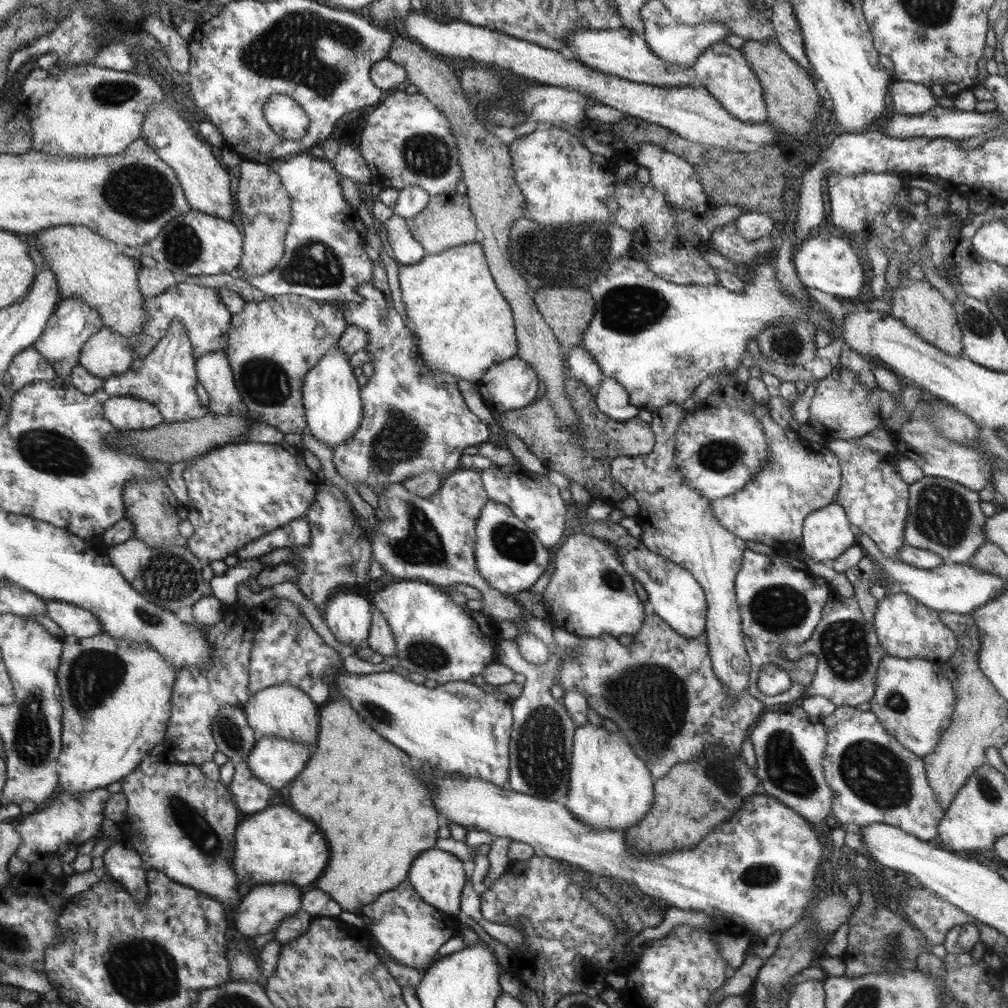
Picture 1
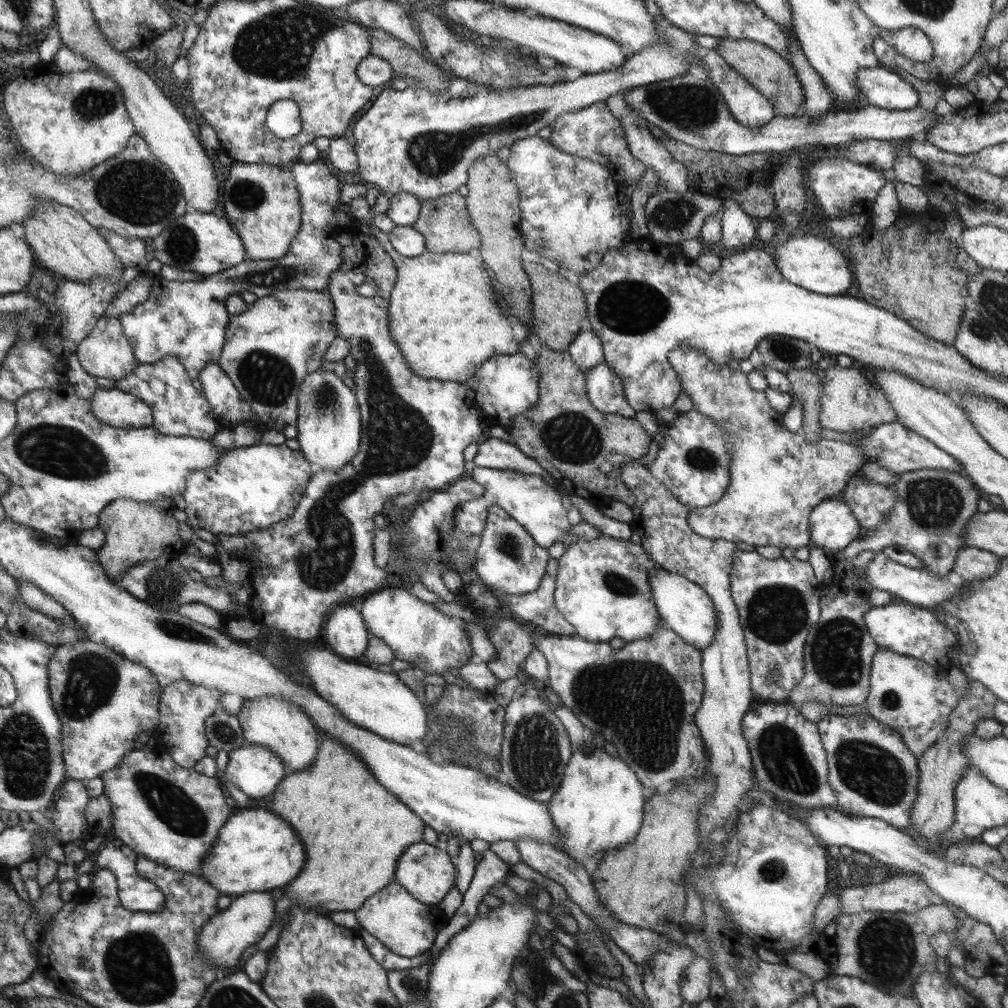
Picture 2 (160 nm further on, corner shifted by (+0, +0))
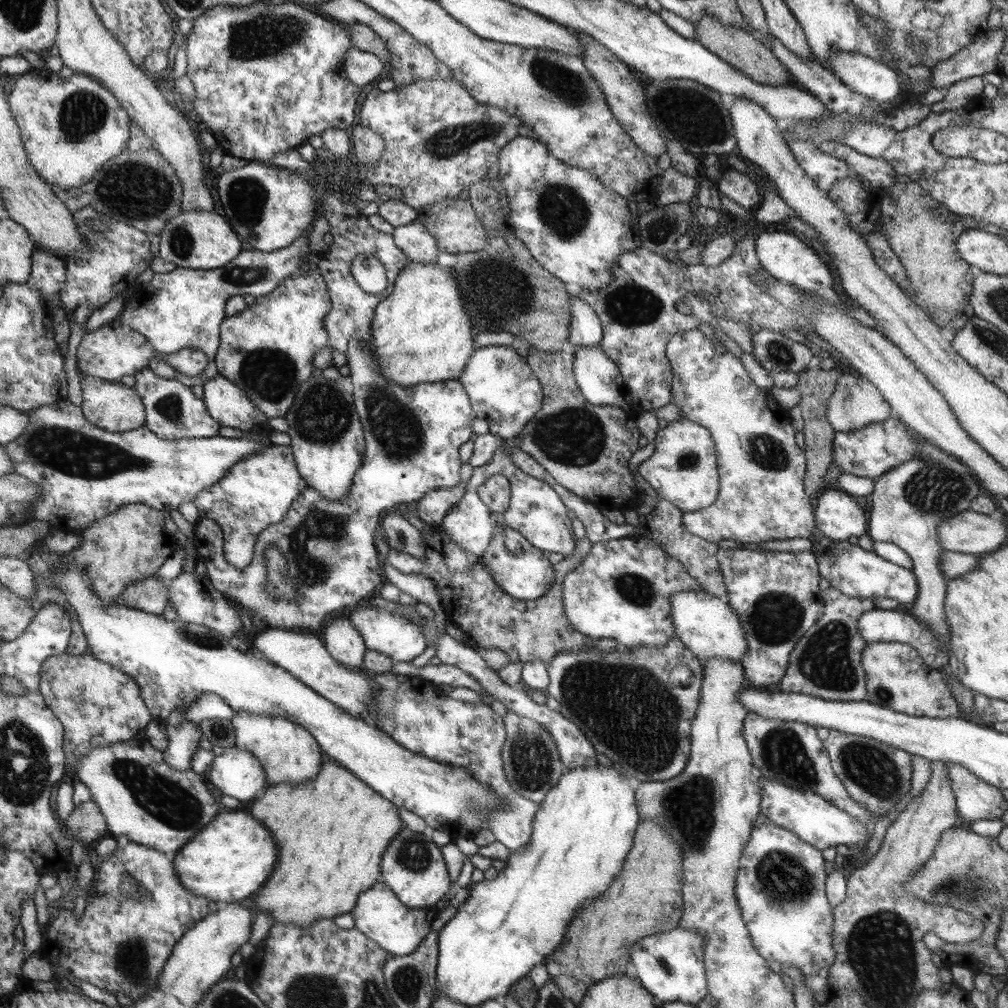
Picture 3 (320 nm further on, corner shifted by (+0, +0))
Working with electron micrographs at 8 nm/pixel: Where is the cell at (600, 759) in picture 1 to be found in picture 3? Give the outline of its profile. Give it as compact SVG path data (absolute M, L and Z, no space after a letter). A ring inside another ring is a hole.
M596 765L592 767L578 767L566 771L544 797L544 800L539 804L539 809L534 815L532 823L532 834L530 835L529 845L522 849L522 852L511 852L506 861L504 870L492 878L492 880L482 880L482 882L474 882L470 887L470 896L466 898L465 902L457 908L456 914L448 920L448 923L438 932L437 938L437 976L439 980L439 992L445 994L454 1000L456 1004L464 1004L470 1006L478 1006L486 1003L488 1000L501 1000L509 994L509 988L520 980L523 976L547 961L547 958L553 953L564 940L566 929L572 923L574 915L579 911L583 904L586 904L592 899L597 898L610 888L618 873L622 871L624 860L630 853L634 835L638 825L641 823L640 815L637 811L635 803L635 790L639 782L628 776L624 771L620 773L613 769L613 767L604 767L603 765Z

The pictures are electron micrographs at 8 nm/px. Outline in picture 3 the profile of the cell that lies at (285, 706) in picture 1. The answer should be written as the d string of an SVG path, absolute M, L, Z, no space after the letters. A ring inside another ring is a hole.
M235 711L231 718L235 730L235 748L252 752L264 765L266 788L277 784L304 784L316 779L321 772L321 745L313 733L282 716L256 716L250 712Z

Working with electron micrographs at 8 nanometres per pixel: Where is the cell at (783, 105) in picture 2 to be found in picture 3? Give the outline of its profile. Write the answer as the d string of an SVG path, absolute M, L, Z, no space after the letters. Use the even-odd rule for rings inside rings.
M712 15L702 17L696 24L696 38L702 46L710 52L725 60L732 67L737 68L752 80L760 84L767 85L788 85L794 84L792 76L787 68L779 61L779 58L764 43L758 40L756 36L734 26L726 26L720 19L715 19Z

